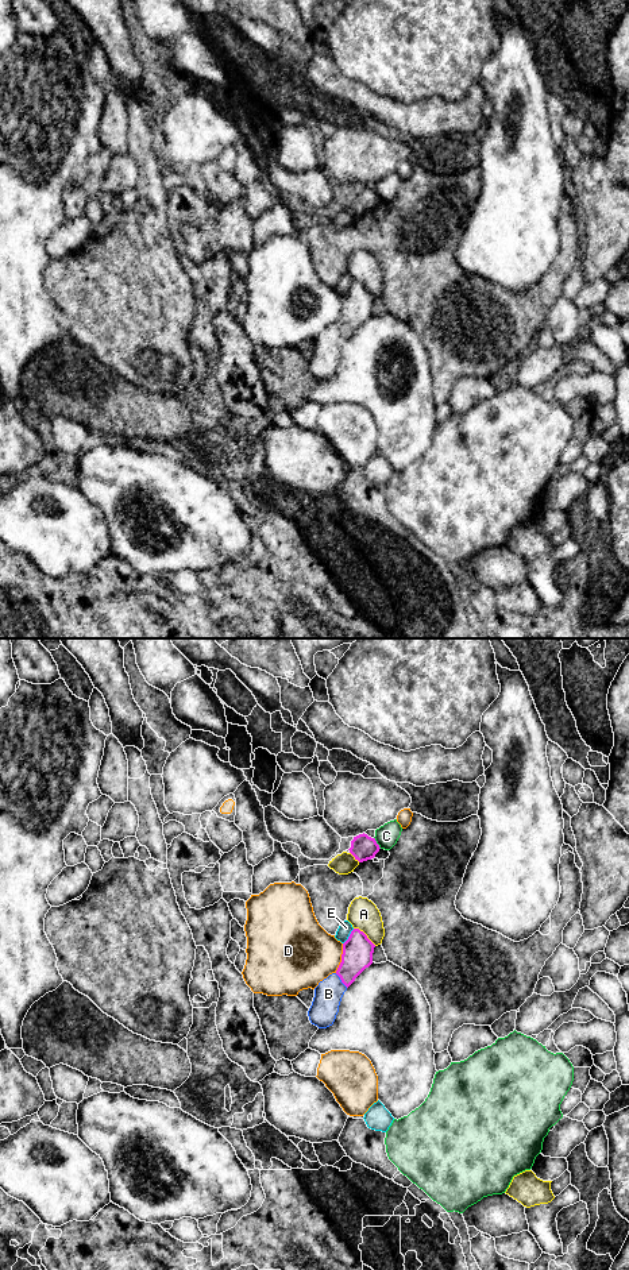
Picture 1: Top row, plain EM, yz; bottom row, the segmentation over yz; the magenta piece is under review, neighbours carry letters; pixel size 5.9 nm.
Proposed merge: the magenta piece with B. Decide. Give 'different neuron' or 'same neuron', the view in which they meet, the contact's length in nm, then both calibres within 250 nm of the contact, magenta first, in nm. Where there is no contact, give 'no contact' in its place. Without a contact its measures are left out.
same neuron; contact in yz; length 120 nm; calibres 180 and 170 nm

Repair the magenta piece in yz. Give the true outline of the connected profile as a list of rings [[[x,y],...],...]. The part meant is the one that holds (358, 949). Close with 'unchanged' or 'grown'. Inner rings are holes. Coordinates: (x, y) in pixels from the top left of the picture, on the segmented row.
[[[354,929],[343,943],[341,962],[337,970],[319,983],[308,1011],[312,1024],[327,1028],[333,1024],[341,997],[355,978],[373,964],[375,945],[359,929]]] | grown

